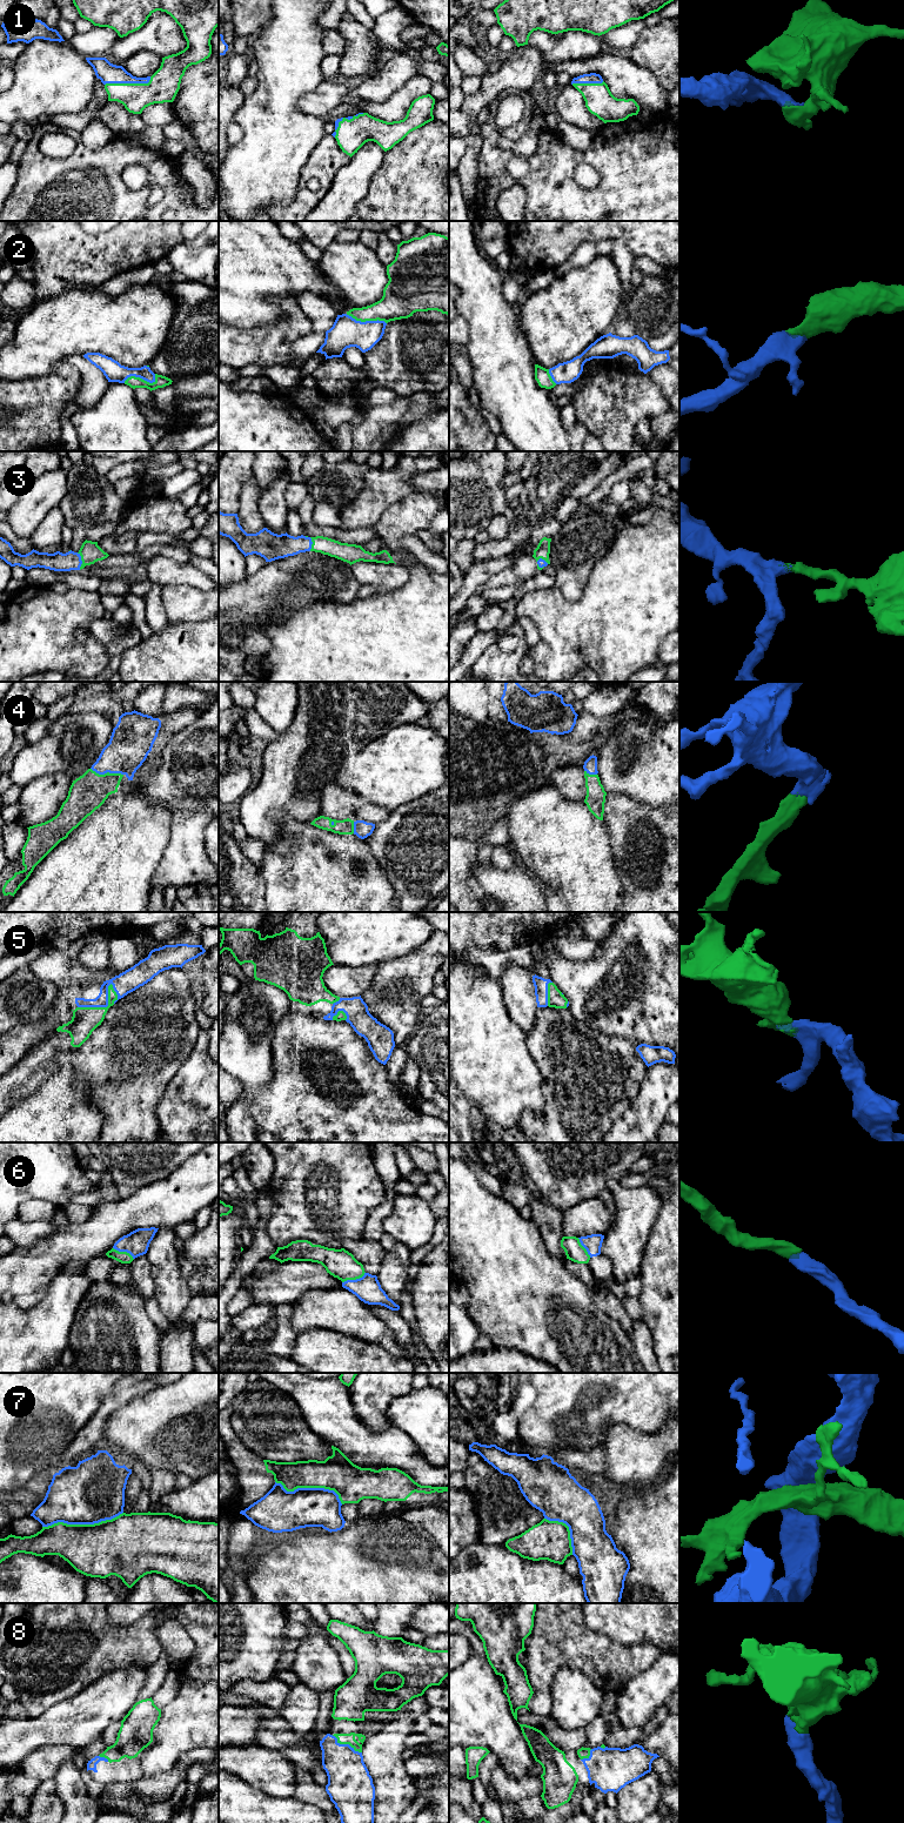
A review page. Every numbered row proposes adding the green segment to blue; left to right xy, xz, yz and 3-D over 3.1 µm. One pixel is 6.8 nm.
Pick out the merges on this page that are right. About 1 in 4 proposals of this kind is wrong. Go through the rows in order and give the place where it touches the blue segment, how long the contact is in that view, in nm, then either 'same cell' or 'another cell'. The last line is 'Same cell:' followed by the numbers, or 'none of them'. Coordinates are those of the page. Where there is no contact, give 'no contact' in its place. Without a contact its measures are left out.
1: contact xy (128, 82); length 320 nm; same cell
2: contact xz (366, 321); length 280 nm; same cell
3: contact xy (81, 561); length 120 nm; same cell
4: contact xy (107, 771); length 220 nm; same cell
5: contact xy (107, 1004); length 300 nm; same cell
6: contact xz (354, 1280); length 180 nm; same cell
7: contact xy (82, 1523); length 550 nm; another cell
8: contact xz (346, 1744); length 240 nm; same cell
Same cell: 1, 2, 3, 4, 5, 6, 8

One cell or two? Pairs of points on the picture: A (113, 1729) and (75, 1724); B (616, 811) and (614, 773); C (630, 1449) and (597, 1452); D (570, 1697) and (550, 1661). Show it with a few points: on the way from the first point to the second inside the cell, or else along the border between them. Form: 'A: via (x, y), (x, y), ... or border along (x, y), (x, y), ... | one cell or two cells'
A: border along (120, 1720), (112, 1723), (101, 1735) | two cells
B: border along (607, 792), (622, 792), (641, 802) | two cells
C: border along (602, 1447), (604, 1456), (603, 1474) | two cells
D: border along (584, 1673), (561, 1668), (554, 1677), (550, 1698) | two cells

